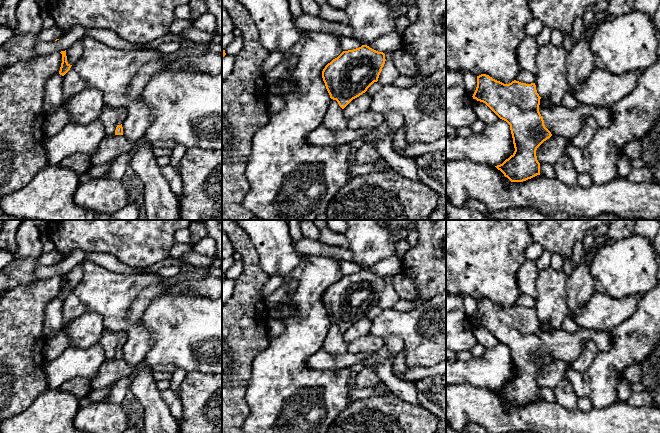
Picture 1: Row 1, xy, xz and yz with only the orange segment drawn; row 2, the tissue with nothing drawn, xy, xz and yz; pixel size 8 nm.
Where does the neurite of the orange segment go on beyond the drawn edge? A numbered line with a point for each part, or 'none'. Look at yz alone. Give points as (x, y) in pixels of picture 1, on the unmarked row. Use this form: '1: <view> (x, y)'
1: yz (560, 345)

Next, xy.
1: xy (112, 340)

